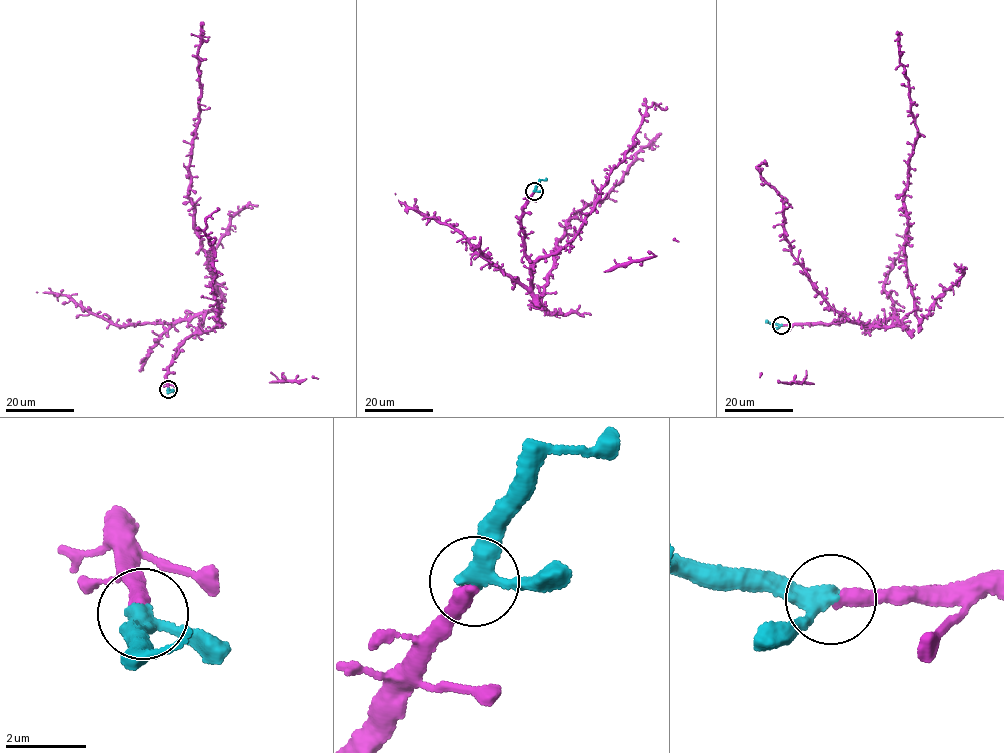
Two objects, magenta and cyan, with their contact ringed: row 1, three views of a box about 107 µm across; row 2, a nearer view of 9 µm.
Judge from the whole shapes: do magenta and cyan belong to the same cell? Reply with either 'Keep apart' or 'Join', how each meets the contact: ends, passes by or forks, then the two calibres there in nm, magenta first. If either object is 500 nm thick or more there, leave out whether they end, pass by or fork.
Join. At the ring magenta ends. At the ring cyan passes by. Thickness 380 nm (magenta) against 360 nm

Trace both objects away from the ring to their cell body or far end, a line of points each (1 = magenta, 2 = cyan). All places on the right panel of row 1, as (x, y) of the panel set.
1: (781, 325), (846, 321), (911, 333), (918, 328), (903, 202), (917, 129), (897, 31)
2: (781, 325), (766, 319)

